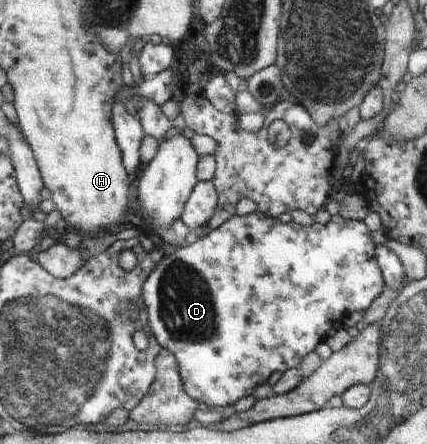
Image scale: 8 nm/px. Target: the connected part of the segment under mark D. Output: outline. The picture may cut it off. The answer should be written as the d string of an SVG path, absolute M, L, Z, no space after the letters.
M259 210L244 216L235 213L217 229L199 234L190 242L171 251L142 285L142 298L154 338L161 347L168 349L175 356L184 390L189 397L198 403L205 403L207 407L225 407L239 401L241 397L251 395L253 387L268 381L271 373L281 371L282 374L291 368L299 368L302 360L316 348L317 343L325 339L321 335L325 335L329 329L337 330L343 327L345 317L353 311L370 309L386 284L386 281L383 281L384 277L381 277L382 271L379 271L377 262L375 243L371 241L371 233L363 220L345 219L336 214L331 216L331 220L326 224L314 222L312 225L304 226L294 221L283 223L278 218L269 217Z

